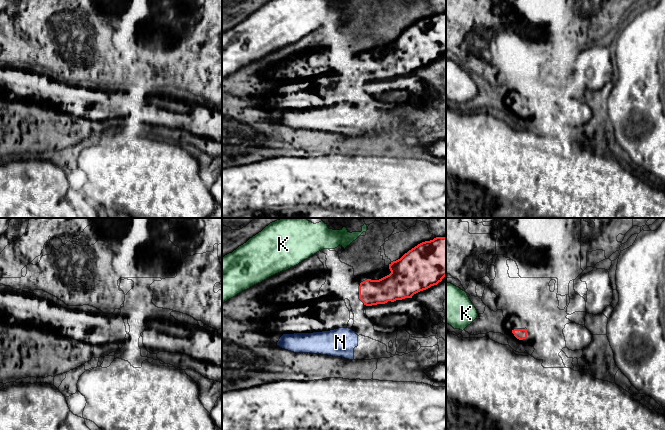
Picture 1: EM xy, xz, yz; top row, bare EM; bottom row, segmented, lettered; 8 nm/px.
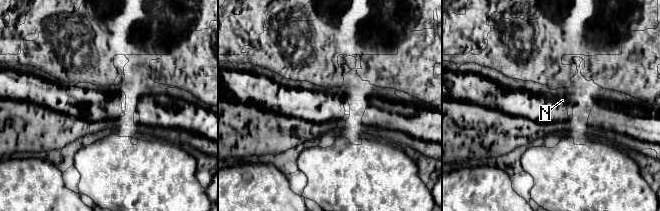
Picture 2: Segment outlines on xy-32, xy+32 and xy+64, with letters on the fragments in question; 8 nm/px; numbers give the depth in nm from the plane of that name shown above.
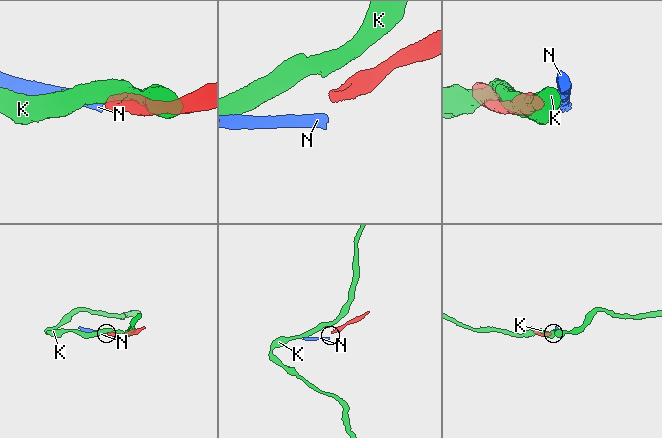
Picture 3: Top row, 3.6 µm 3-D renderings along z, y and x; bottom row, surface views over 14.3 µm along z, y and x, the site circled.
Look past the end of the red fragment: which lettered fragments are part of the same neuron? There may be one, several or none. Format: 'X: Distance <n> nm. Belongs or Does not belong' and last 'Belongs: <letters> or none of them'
K: Distance 300 nm. Does not belong
N: Distance 220 nm. Does not belong
Belongs: none of them

